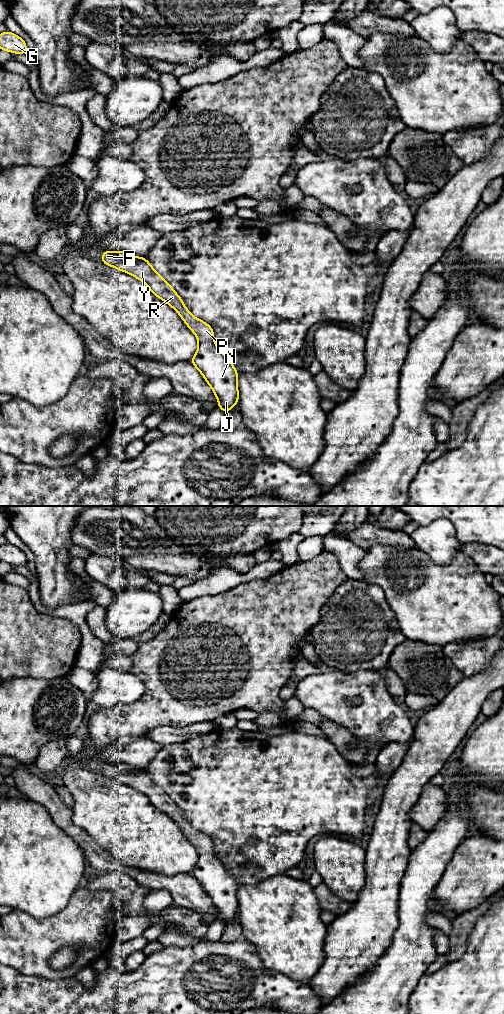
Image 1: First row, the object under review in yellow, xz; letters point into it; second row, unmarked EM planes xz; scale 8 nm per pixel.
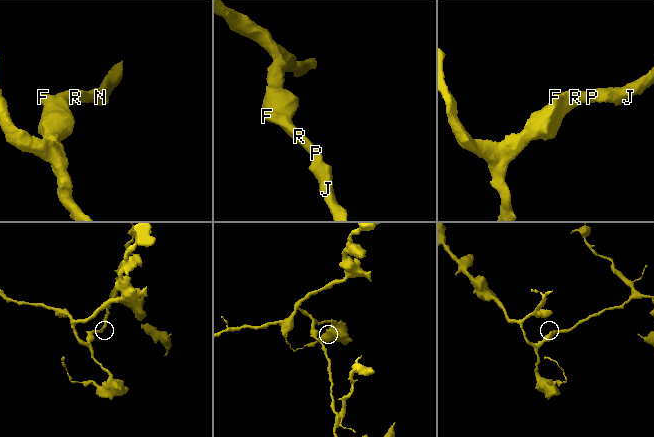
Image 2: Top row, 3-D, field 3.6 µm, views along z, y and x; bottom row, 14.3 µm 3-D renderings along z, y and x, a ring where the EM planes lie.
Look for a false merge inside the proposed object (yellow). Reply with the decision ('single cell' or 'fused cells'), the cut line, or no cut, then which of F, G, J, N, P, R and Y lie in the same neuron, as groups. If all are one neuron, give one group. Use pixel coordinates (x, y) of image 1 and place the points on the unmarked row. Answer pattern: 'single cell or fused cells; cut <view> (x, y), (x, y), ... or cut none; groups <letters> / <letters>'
single cell; cut none; groups F G J N P R Y

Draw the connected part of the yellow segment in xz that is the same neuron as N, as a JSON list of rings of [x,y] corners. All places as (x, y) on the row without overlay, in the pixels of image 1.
[[[103,763],[101,773],[144,794],[159,811],[170,817],[198,852],[198,862],[191,875],[212,900],[218,919],[230,923],[239,913],[238,884],[214,853],[214,843],[206,834],[194,829],[171,797],[157,785],[145,769],[124,763]]]

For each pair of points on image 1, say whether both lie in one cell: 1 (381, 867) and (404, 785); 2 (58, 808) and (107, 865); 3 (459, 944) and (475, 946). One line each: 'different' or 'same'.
1: same
2: same
3: different

